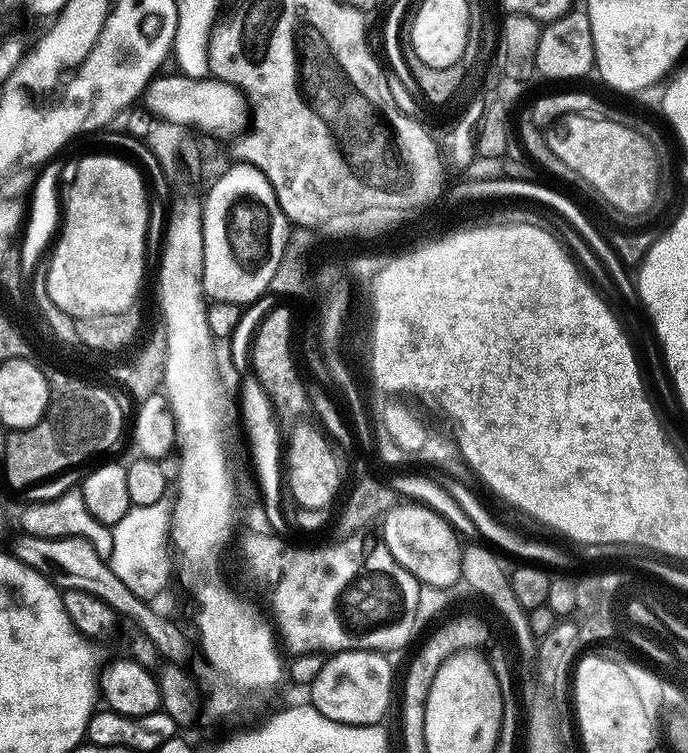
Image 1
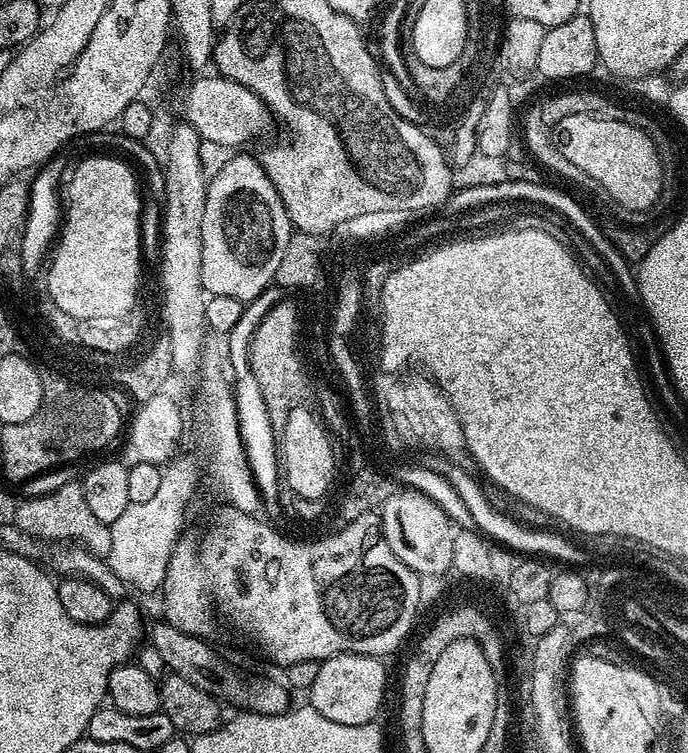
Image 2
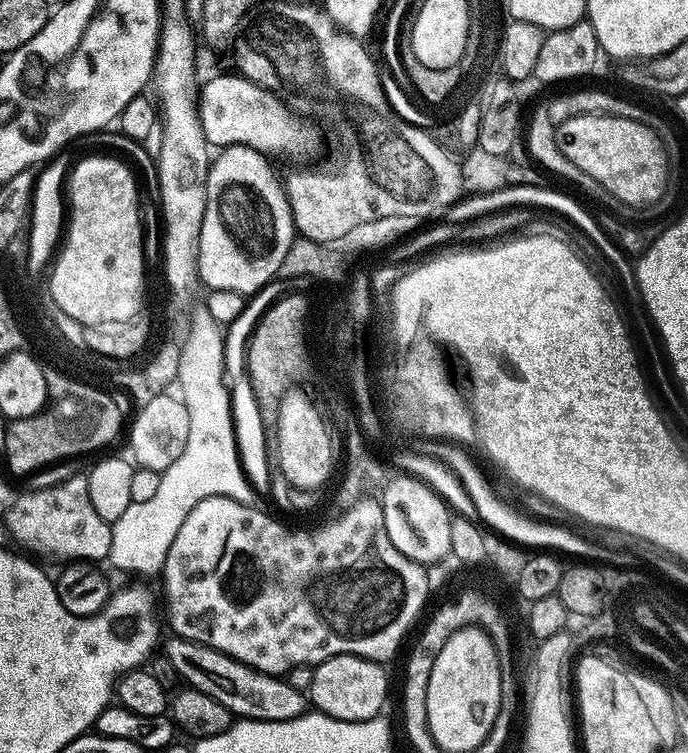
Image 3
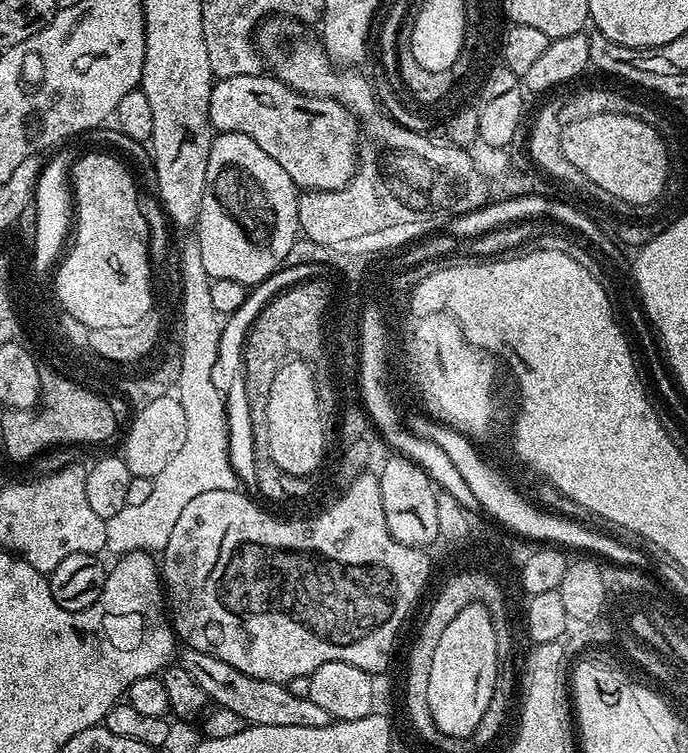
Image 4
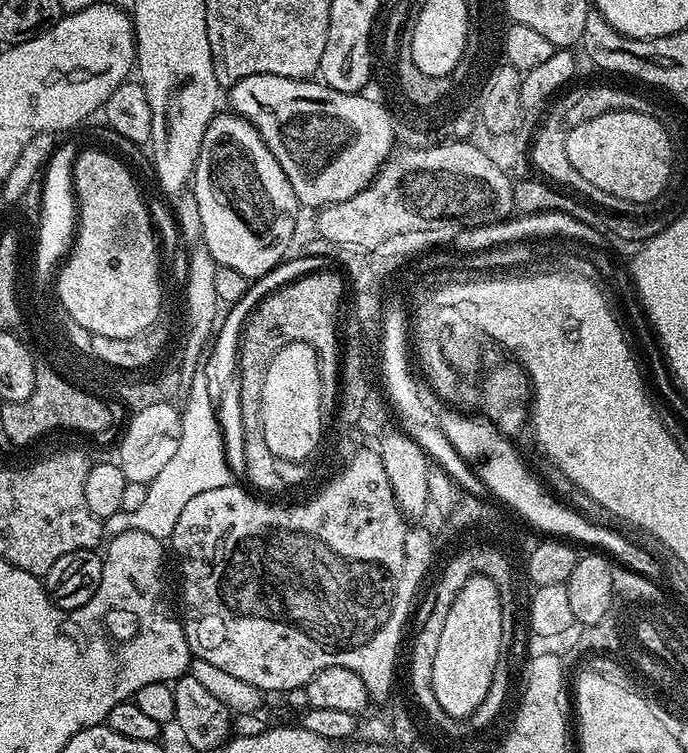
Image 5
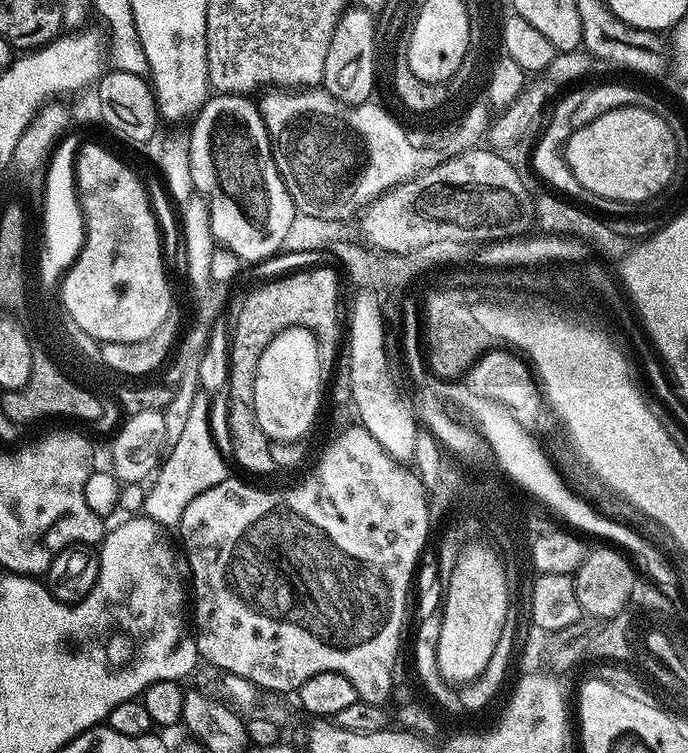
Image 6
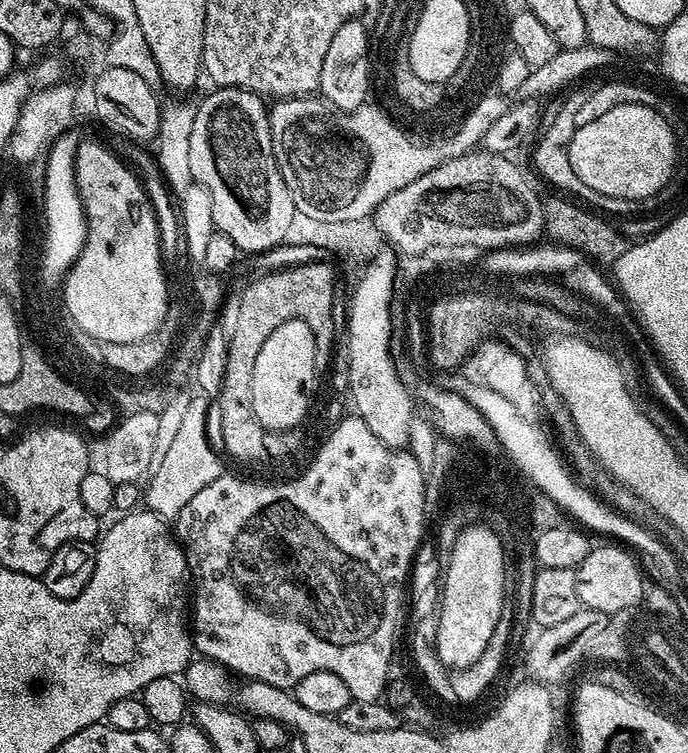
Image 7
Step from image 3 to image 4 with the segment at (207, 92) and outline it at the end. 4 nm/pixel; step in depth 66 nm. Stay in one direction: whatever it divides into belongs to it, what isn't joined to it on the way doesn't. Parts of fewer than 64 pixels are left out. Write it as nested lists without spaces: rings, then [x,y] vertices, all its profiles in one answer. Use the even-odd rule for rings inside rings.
[[[275,75],[216,80],[208,118],[217,133],[237,132],[254,138],[254,142],[290,174],[297,189],[336,192],[352,181],[356,173],[362,143],[362,128],[356,113],[339,100],[296,92]]]

